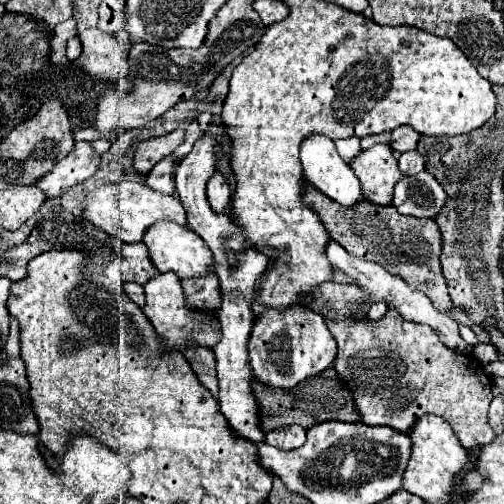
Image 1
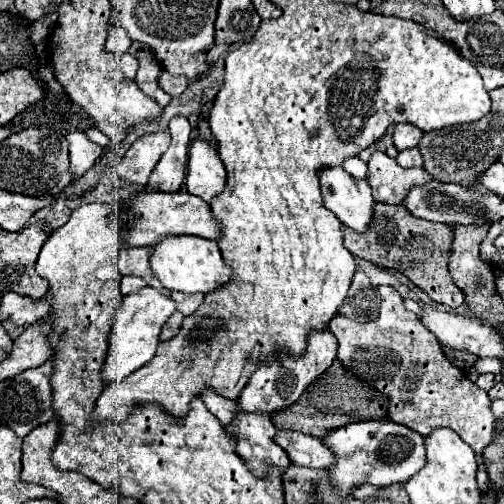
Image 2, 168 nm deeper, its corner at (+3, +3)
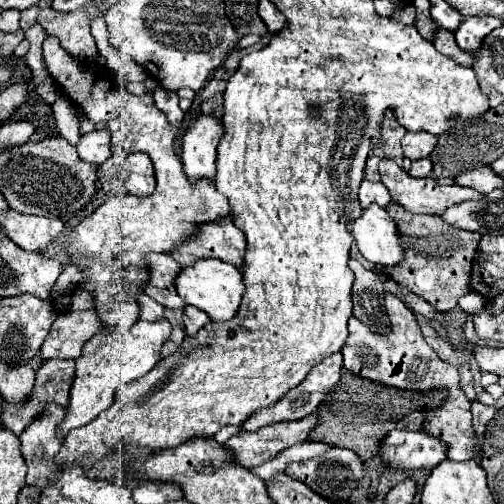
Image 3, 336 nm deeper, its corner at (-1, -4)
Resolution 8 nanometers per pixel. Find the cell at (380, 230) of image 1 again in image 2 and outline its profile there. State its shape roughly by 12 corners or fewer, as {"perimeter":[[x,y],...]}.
{"perimeter":[[374,204],[366,232],[342,226],[358,258],[402,272],[450,310],[452,230]]}

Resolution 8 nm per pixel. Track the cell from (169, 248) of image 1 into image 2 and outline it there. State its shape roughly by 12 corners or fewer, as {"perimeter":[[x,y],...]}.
{"perimeter":[[168,236],[150,268],[164,288],[208,294],[232,272],[218,242]]}

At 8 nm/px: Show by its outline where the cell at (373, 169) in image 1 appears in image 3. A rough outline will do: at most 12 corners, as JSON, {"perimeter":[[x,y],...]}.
{"perimeter":[[392,159],[380,177],[392,199],[410,213],[438,215],[482,199],[472,187],[414,179]]}

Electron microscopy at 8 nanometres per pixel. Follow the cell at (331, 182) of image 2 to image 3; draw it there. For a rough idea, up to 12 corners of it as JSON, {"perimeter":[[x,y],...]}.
{"perimeter":[[372,205],[348,227],[364,259],[402,263],[398,227]]}

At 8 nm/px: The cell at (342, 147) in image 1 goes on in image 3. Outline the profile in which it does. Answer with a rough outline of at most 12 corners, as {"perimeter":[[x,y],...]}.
{"perimeter":[[362,181],[360,205],[386,209],[390,193],[382,183]]}

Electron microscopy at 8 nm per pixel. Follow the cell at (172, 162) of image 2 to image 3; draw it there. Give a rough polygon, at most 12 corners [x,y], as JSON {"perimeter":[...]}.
{"perimeter":[[156,87],[156,107],[168,115],[170,123],[184,119],[176,91]]}

